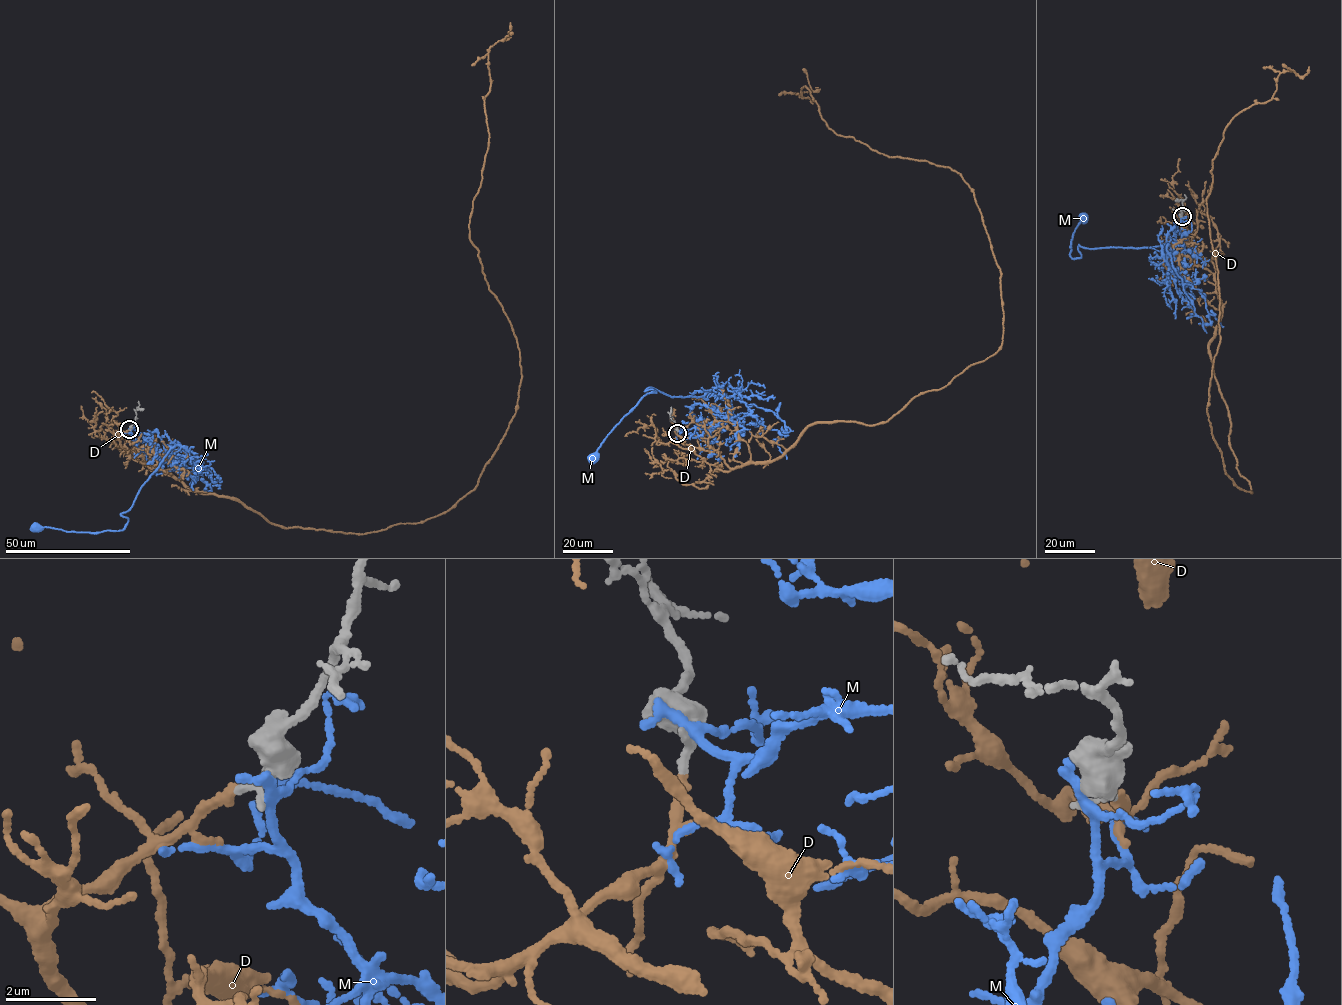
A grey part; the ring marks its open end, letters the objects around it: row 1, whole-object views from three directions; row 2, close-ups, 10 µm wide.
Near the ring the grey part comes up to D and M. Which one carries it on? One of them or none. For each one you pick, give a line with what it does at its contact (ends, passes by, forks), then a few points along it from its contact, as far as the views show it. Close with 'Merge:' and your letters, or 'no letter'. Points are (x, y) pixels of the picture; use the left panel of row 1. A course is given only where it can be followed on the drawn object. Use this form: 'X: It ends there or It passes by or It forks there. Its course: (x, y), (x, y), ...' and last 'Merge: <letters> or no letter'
D: It ends there. Its course: (129, 429), (128, 456), (285, 527), (421, 522), (474, 489), (521, 376), (469, 226), (488, 56), (511, 33)
Merge: D

